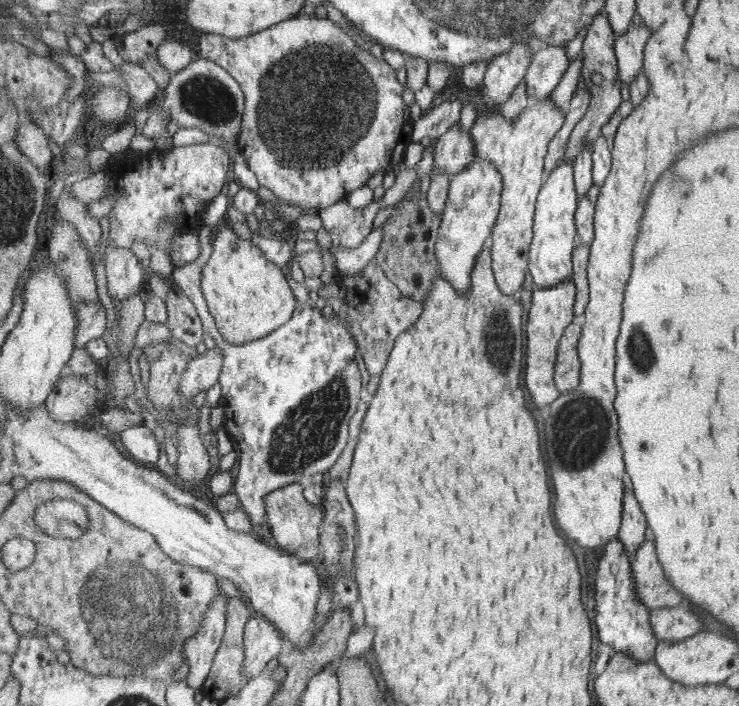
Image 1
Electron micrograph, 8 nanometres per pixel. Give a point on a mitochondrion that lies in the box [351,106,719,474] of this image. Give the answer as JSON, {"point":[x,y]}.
{"point":[501,342]}

